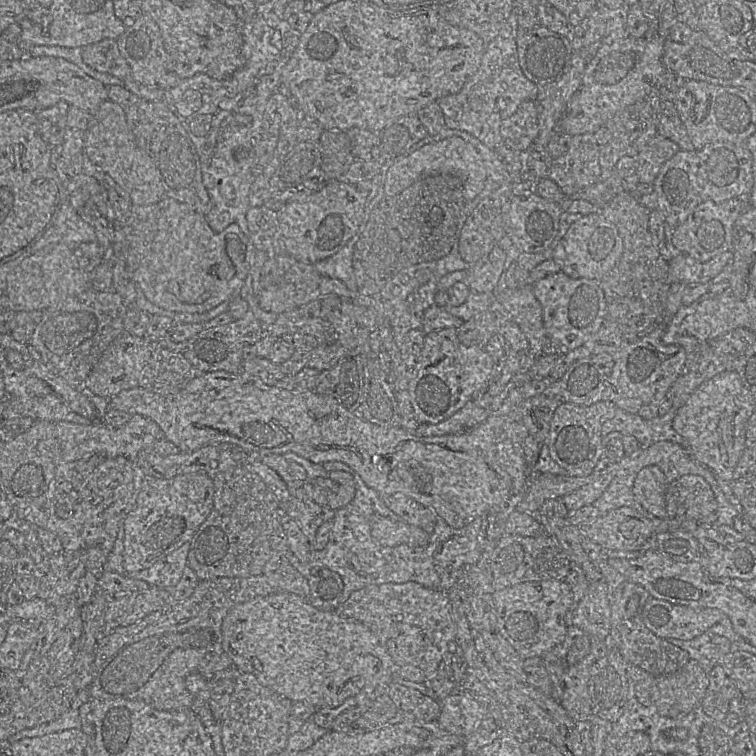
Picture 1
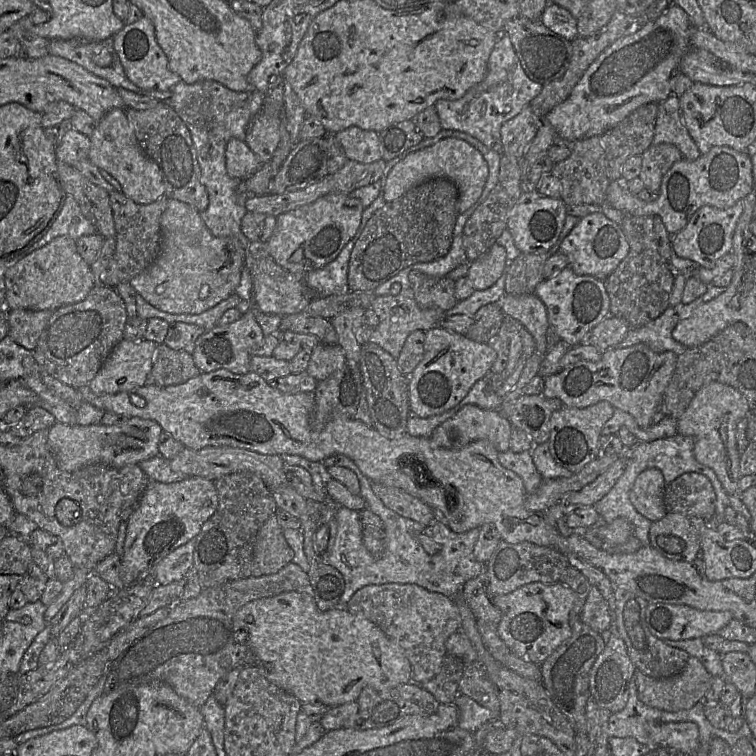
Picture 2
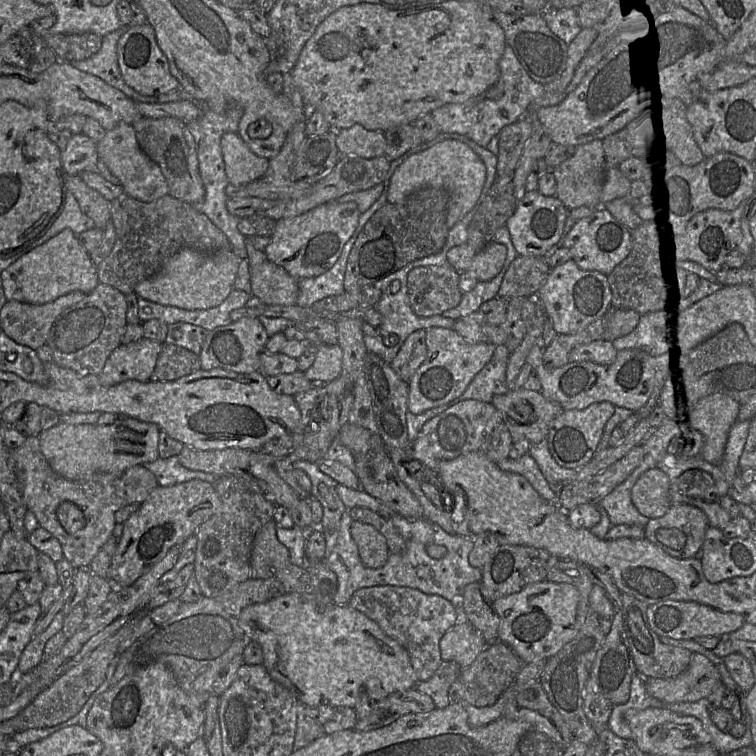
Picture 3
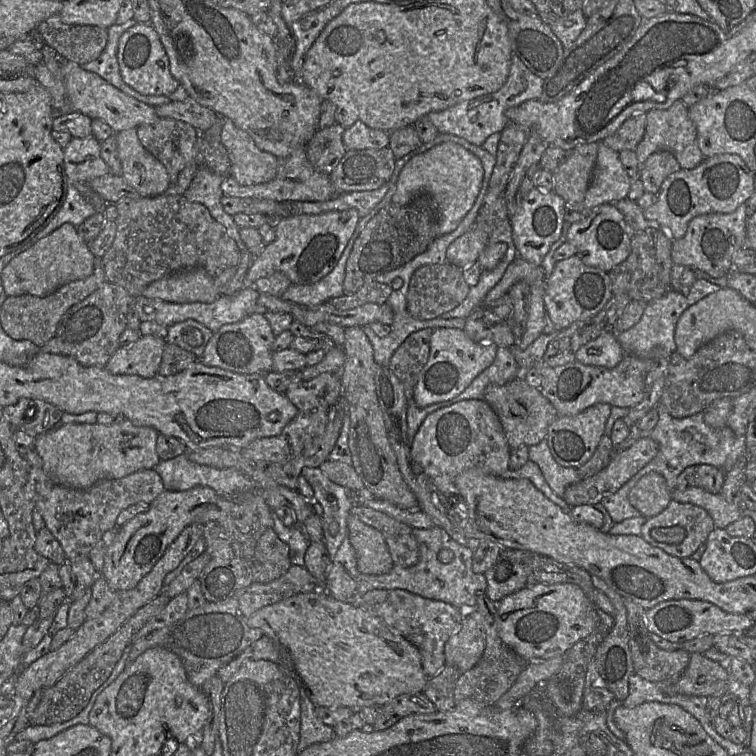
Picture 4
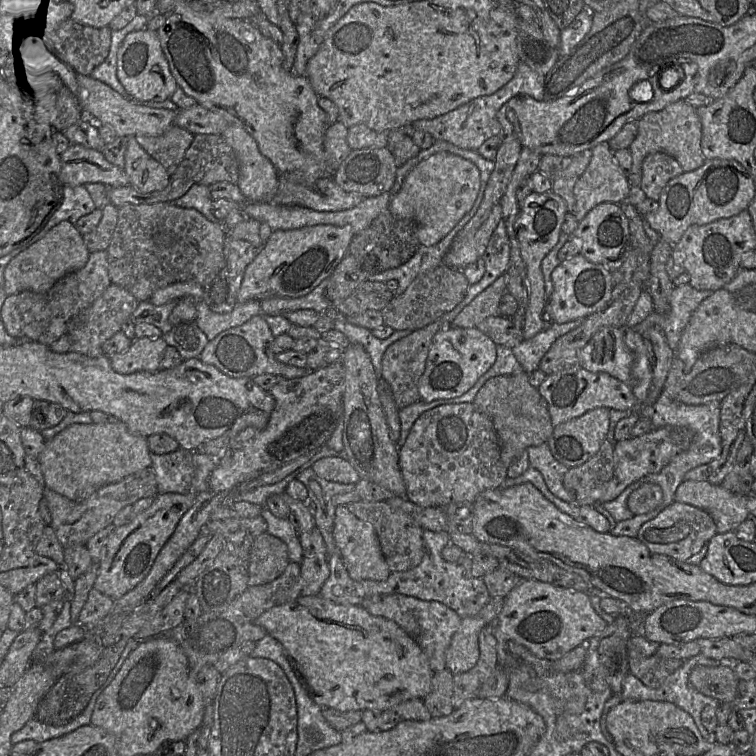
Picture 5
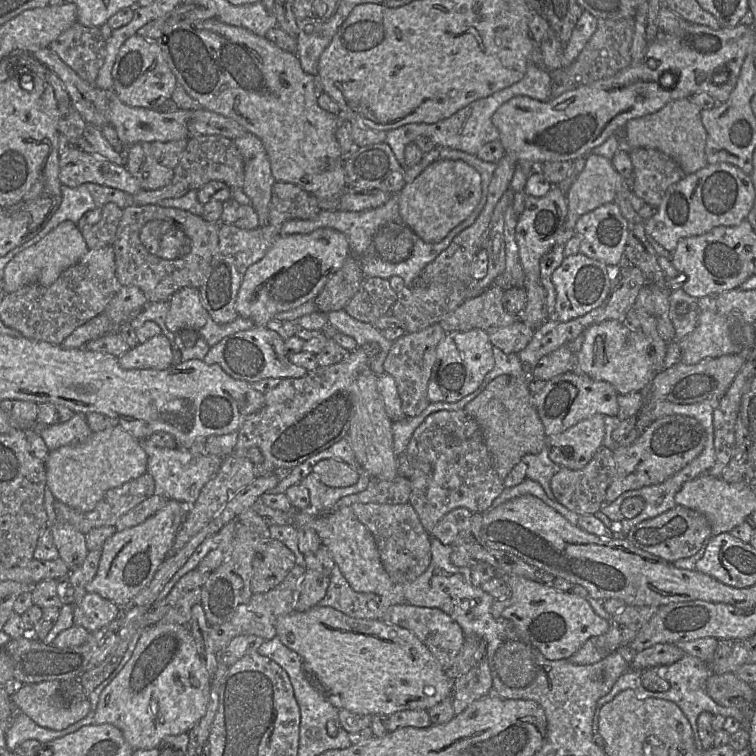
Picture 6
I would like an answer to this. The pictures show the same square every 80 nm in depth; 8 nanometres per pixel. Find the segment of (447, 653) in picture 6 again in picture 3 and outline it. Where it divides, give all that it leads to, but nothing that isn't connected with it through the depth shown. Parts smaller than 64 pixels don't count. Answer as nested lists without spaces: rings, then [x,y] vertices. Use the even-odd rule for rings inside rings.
[[[373,586],[357,590],[348,606],[375,621],[383,632],[405,648],[418,683],[431,678],[441,665],[440,640],[462,617],[459,606],[442,596],[401,586]]]

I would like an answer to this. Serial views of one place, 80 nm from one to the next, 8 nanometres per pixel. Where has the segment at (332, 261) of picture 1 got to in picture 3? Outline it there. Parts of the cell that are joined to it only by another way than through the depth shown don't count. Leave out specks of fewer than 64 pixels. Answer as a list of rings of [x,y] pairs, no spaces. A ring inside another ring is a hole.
[[[354,232],[345,243],[335,264],[319,276],[298,280],[299,294],[296,304],[311,307],[313,303],[328,296],[340,295],[345,292],[344,277],[347,259],[360,232]]]

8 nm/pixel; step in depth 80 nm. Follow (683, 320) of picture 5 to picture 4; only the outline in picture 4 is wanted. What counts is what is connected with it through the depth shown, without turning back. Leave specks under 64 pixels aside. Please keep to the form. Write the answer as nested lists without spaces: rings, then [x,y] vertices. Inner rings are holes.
[[[697,279],[689,288],[687,295],[668,289],[662,297],[648,303],[638,323],[629,330],[617,334],[617,340],[625,355],[635,355],[641,359],[670,357],[677,351],[674,332],[681,314],[699,300],[720,289],[718,285],[704,279]]]

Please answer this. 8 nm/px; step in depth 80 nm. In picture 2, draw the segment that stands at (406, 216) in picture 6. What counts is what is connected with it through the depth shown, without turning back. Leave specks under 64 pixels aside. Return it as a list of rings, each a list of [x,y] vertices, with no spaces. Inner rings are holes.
[[[445,138],[430,147],[409,154],[391,169],[385,183],[384,200],[394,201],[416,185],[433,178],[447,178],[457,185],[457,210],[461,214],[472,207],[481,196],[488,178],[488,165],[481,153],[469,143],[458,138]]]

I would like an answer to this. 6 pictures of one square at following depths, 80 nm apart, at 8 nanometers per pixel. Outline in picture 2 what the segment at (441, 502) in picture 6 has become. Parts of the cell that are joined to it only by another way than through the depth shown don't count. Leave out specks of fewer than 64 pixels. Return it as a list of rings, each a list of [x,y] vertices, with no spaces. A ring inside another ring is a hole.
[[[467,404],[440,424],[429,439],[435,446],[446,449],[459,449],[486,439],[500,453],[509,450],[512,428],[501,412]]]

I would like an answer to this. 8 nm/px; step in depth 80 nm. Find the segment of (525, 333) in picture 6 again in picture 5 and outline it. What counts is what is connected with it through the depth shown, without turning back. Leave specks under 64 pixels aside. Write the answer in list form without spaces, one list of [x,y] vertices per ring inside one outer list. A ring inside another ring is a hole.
[[[489,316],[476,328],[486,334],[496,345],[511,349],[524,340],[522,329],[516,327],[511,317]]]

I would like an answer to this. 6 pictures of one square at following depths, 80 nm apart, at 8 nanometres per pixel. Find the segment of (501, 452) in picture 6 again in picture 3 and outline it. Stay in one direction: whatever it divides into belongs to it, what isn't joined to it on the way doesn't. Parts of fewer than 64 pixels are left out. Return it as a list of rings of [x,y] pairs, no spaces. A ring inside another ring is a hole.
[[[524,387],[495,395],[491,404],[501,413],[512,441],[526,439],[531,444],[538,444],[547,439],[551,422],[564,410],[558,402],[545,398],[542,392],[527,390]]]

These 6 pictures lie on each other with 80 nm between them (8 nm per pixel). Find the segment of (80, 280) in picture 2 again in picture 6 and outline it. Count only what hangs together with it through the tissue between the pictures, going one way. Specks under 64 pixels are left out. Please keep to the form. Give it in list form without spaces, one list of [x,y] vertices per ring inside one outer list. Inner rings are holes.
[[[69,220],[63,221],[40,241],[19,252],[6,264],[3,291],[5,294],[12,293],[32,283],[50,286],[64,270],[75,265],[88,250],[77,225]]]

